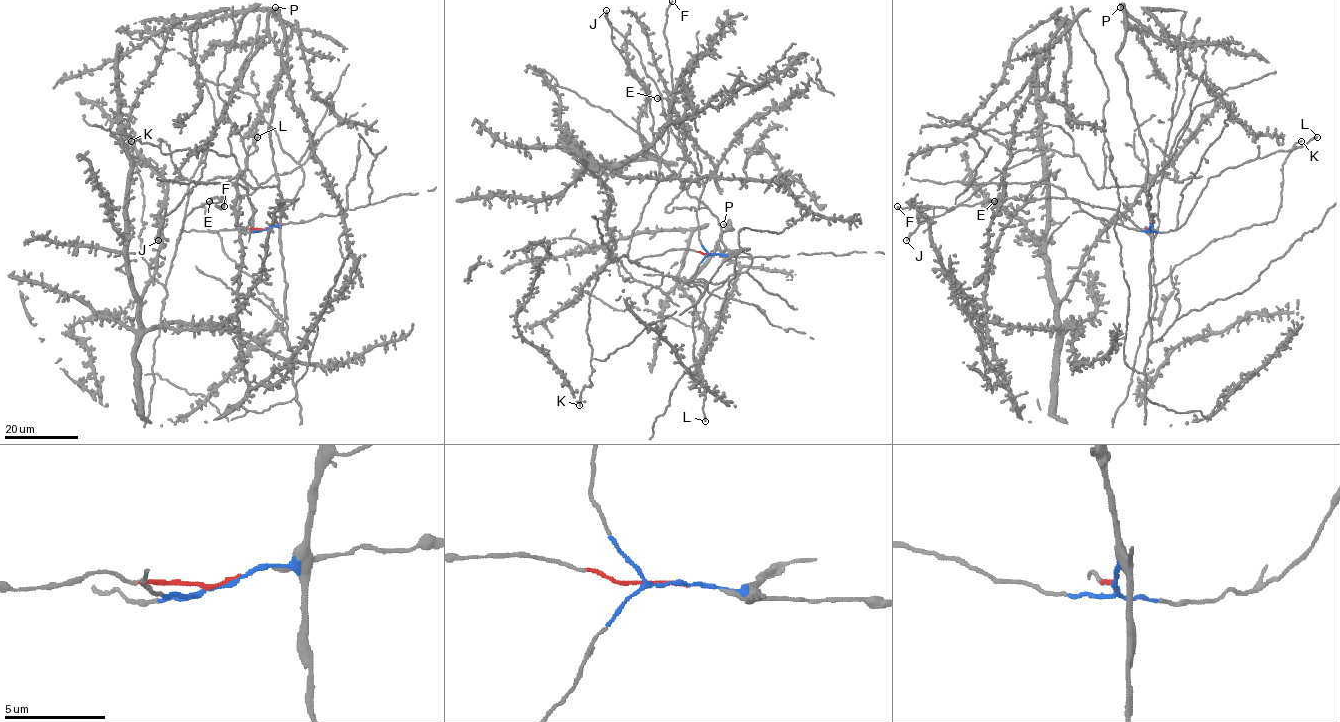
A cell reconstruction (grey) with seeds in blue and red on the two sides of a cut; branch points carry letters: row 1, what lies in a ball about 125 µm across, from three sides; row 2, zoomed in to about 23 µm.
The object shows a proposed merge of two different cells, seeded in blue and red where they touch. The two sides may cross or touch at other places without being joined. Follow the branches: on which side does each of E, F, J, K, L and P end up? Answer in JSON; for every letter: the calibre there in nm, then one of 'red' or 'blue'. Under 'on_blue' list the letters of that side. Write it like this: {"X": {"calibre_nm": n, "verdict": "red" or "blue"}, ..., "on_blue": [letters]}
{"E": {"calibre_nm": 460, "verdict": "red"}, "F": {"calibre_nm": 190, "verdict": "red"}, "J": {"calibre_nm": 160, "verdict": "blue"}, "K": {"calibre_nm": 190, "verdict": "red"}, "L": {"calibre_nm": 200, "verdict": "blue"}, "P": {"calibre_nm": 200, "verdict": "blue"}, "on_blue": ["J", "L", "P"]}

